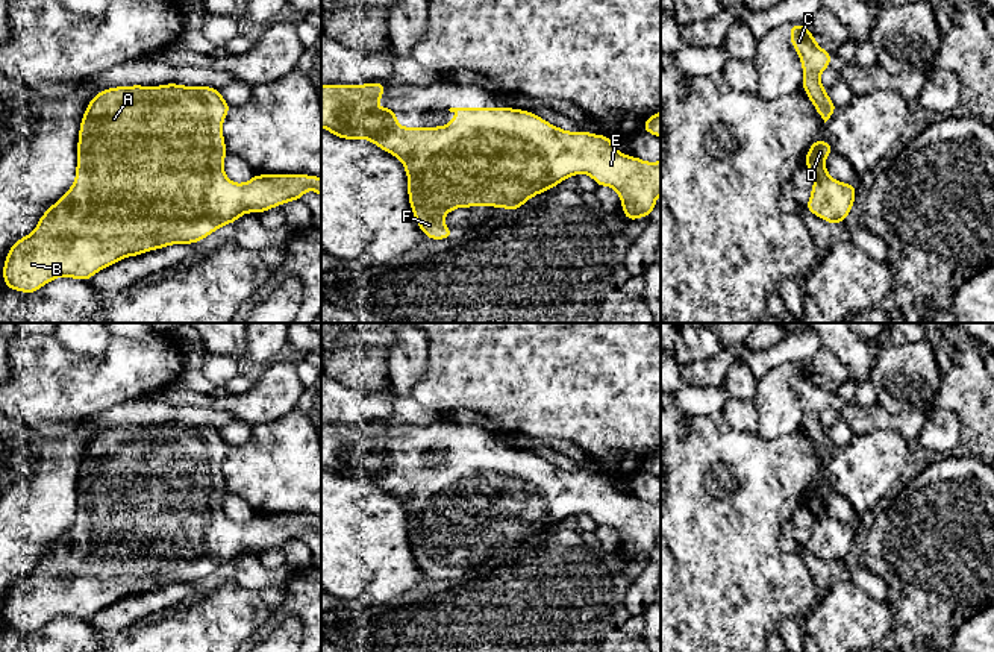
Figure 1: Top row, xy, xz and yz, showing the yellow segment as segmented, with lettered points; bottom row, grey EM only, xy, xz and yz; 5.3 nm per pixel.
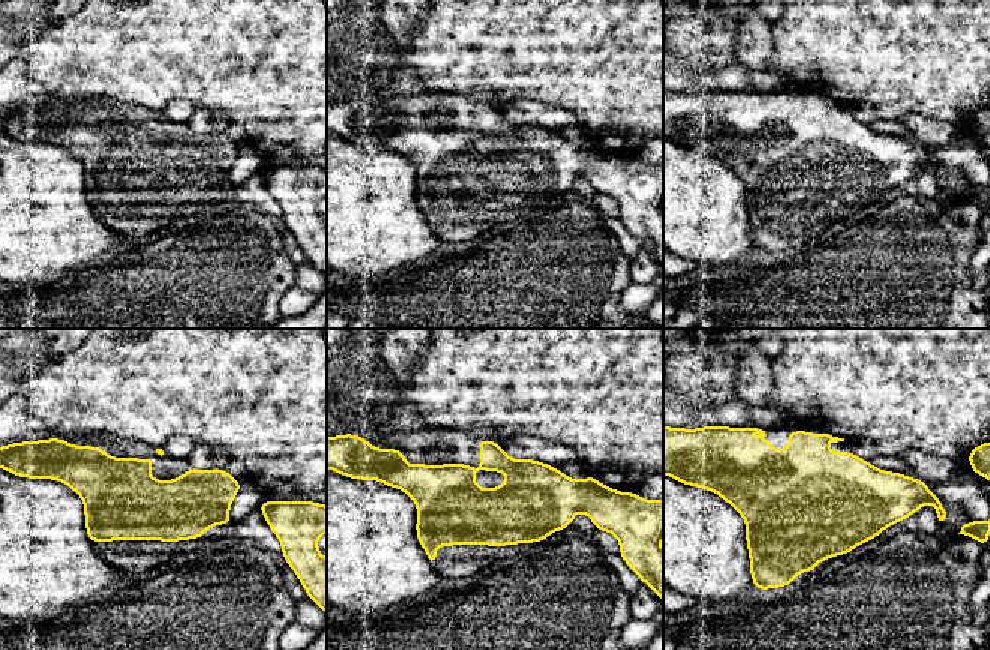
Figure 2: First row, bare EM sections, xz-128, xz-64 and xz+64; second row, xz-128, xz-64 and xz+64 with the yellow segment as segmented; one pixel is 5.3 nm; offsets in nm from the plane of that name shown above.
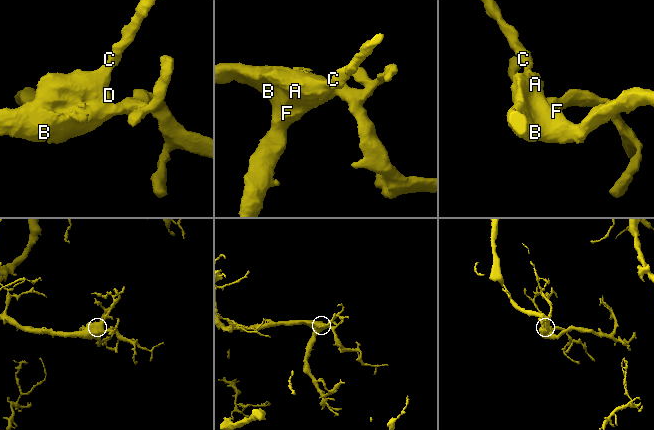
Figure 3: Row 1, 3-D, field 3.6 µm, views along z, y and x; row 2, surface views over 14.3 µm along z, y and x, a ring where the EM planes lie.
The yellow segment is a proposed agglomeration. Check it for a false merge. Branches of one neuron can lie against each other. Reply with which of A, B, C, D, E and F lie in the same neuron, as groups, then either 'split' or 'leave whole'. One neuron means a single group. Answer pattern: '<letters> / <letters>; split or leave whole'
A B C D E F; leave whole

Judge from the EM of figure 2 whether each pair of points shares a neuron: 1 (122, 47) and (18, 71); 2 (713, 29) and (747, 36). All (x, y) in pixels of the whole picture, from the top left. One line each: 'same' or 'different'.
1: different
2: different

